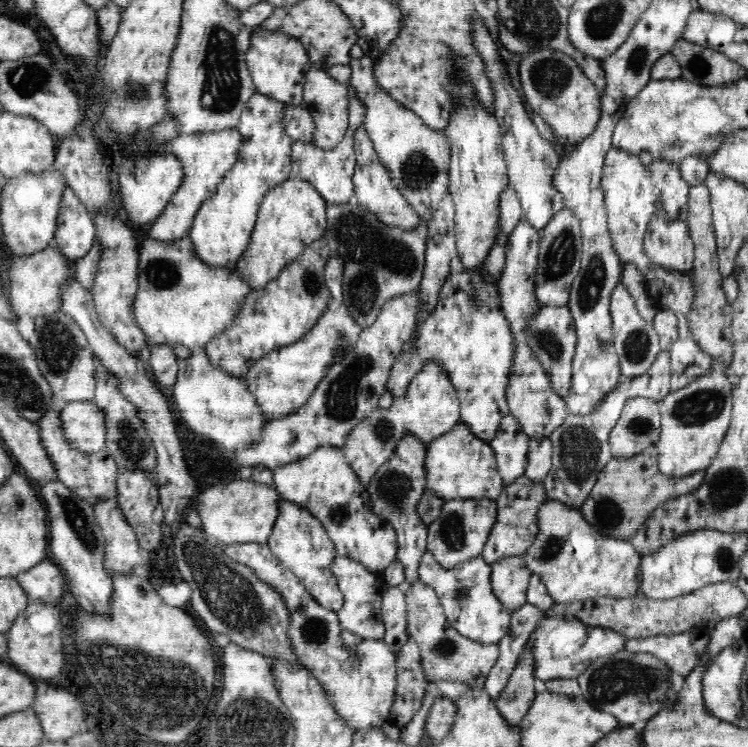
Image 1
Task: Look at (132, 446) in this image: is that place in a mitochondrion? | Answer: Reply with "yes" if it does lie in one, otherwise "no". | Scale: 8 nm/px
yes

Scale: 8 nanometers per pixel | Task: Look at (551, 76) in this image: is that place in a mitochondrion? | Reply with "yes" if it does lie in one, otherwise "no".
yes

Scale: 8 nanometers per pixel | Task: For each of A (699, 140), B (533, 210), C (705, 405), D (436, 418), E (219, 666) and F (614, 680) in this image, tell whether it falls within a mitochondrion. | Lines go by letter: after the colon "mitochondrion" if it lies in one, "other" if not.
A: other
B: other
C: mitochondrion
D: other
E: other
F: mitochondrion

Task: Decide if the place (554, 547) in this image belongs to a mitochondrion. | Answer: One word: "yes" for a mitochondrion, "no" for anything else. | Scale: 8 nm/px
yes

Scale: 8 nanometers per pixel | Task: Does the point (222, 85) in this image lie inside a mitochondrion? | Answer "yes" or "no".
yes

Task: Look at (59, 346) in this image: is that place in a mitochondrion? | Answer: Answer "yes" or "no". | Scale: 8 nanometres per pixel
yes

